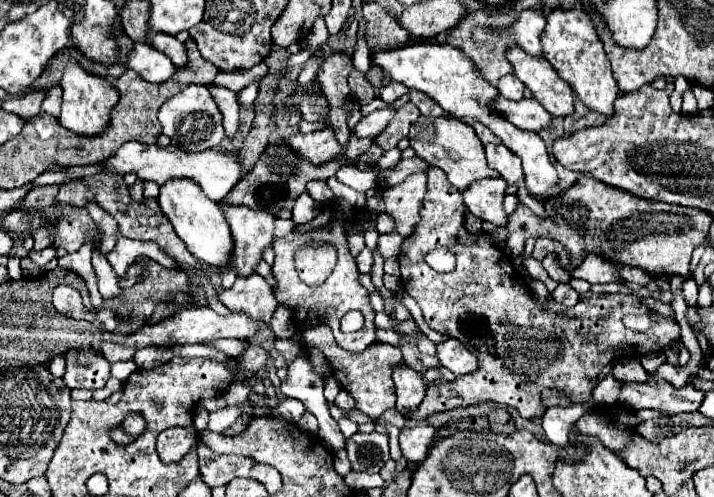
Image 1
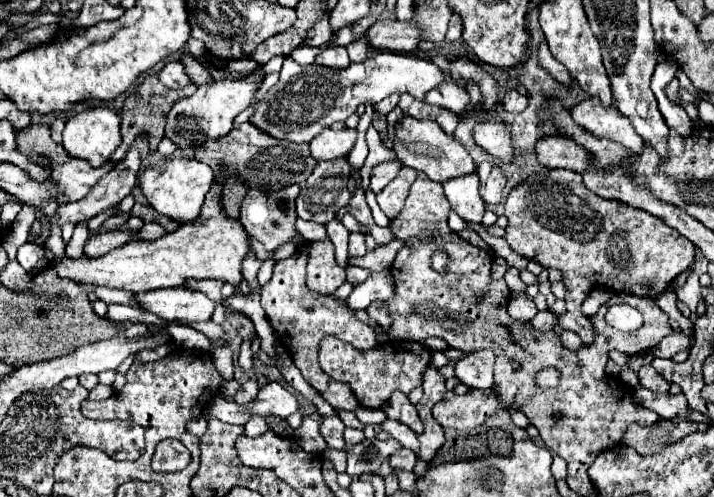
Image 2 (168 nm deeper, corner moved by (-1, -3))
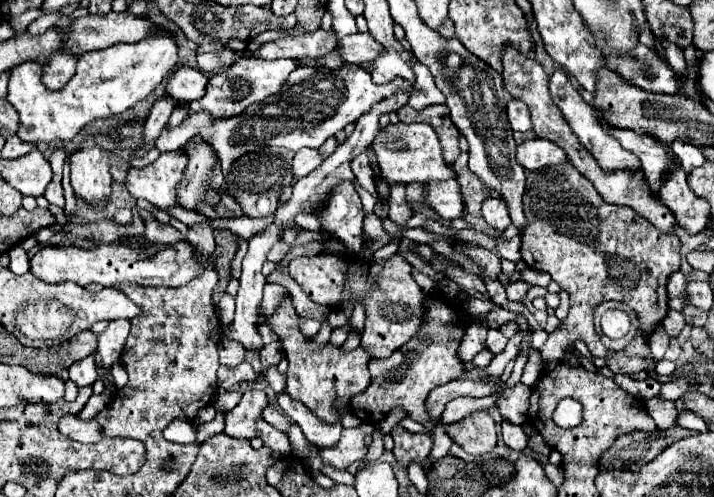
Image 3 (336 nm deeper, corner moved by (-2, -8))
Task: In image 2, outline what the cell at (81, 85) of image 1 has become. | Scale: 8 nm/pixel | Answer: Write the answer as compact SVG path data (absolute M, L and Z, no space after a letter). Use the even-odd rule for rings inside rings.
M108 107L86 109L86 111L74 115L72 119L68 119L62 135L64 135L62 145L70 157L84 159L92 167L100 167L112 159L116 147L120 145L120 117L114 111L110 111Z

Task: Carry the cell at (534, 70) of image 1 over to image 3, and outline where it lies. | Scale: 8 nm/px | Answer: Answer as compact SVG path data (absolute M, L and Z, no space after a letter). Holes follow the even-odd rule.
M601 122L601 124L613 138L621 142L625 150L633 152L639 158L645 178L651 186L651 192L657 194L661 186L661 176L669 170L675 154L669 148L661 148L651 136L639 136L637 132L631 132L627 128L615 128L615 126L609 126L607 122Z

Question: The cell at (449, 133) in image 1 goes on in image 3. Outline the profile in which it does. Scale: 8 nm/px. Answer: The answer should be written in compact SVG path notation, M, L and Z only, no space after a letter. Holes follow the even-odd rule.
M389 124L375 136L371 148L377 154L381 176L389 180L389 184L449 180L457 176L455 170L445 164L439 138L435 136L435 130L429 124Z

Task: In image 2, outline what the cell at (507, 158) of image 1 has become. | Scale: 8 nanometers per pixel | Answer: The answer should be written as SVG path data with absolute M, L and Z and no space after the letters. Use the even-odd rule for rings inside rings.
M484 161L478 169L476 169L478 177L480 177L480 195L484 199L486 205L498 205L502 201L502 191L506 187L506 177L502 175L502 171Z

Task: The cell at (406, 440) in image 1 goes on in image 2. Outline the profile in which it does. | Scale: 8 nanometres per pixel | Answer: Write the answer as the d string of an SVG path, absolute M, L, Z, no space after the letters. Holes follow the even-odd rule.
M400 449L394 455L388 457L388 463L392 469L412 469L416 463L416 455L410 449Z

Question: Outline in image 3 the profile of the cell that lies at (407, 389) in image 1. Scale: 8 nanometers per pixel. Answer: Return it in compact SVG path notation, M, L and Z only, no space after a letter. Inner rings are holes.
M397 424L393 430L391 430L391 436L395 440L395 456L397 460L403 464L403 466L409 466L409 462L421 462L421 464L427 464L427 456L431 452L431 438L429 436L423 436L423 434L413 434L413 432L407 432L401 424Z

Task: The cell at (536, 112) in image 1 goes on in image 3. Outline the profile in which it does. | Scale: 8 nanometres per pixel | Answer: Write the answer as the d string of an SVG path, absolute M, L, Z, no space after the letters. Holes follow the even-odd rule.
M415 60L413 72L415 72L415 92L409 96L409 106L415 110L423 110L425 106L445 104L445 96L435 86L435 80L429 68L425 64L419 64L419 60Z

